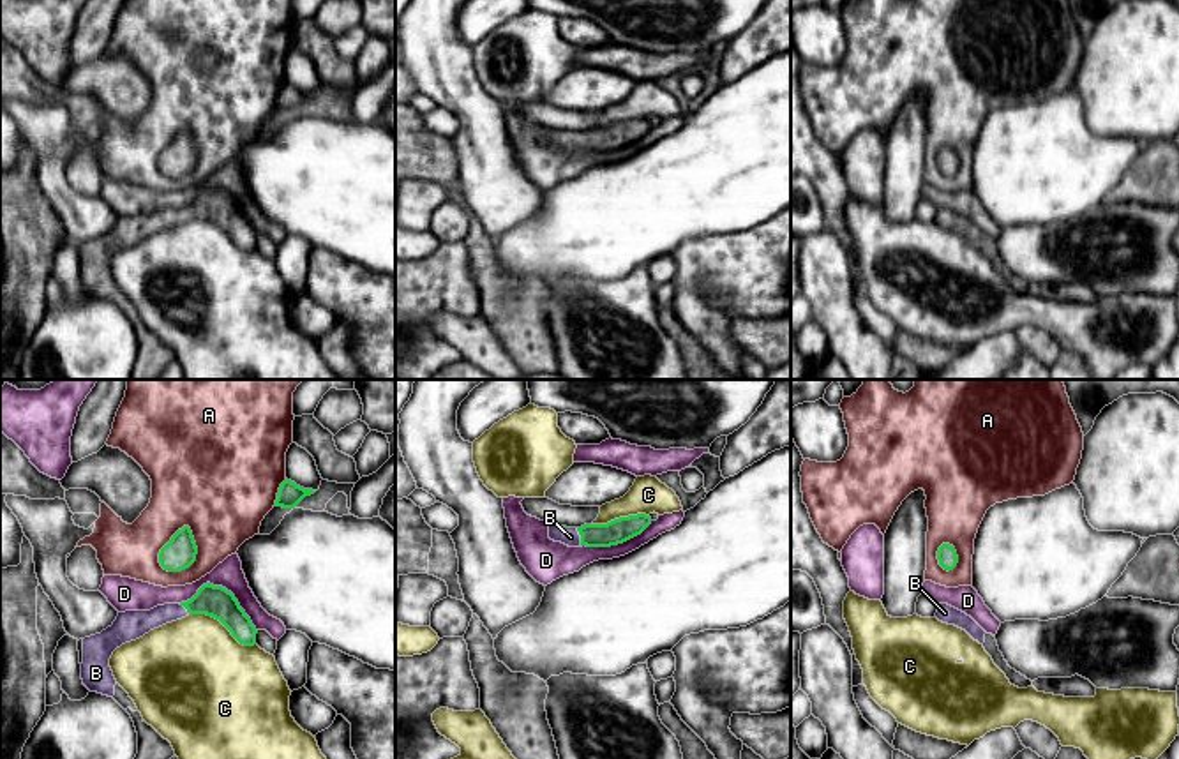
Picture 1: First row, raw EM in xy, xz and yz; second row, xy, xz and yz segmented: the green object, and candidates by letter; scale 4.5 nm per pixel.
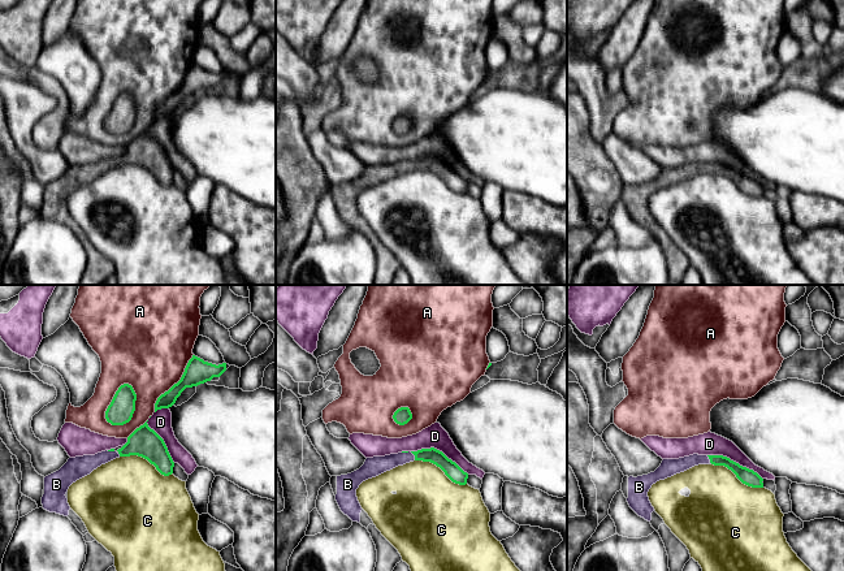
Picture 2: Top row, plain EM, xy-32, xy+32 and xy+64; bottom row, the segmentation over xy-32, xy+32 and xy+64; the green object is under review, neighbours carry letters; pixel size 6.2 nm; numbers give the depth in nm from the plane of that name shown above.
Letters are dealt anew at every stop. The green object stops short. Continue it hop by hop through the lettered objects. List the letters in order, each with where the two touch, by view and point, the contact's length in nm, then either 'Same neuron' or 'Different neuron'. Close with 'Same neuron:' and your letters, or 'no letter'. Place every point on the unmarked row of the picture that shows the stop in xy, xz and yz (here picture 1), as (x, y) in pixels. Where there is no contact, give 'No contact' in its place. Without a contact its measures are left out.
A: Touches green at xy (163, 152). Shared border 240 nm. Different neuron
B: Touches green at xz (581, 142). Shared border 90 nm. Same neuron
C: Touches green at xy (223, 228). Shared border 340 nm. Different neuron
D: Touches green at xy (225, 193). Shared border 380 nm. Different neuron
Same neuron: B

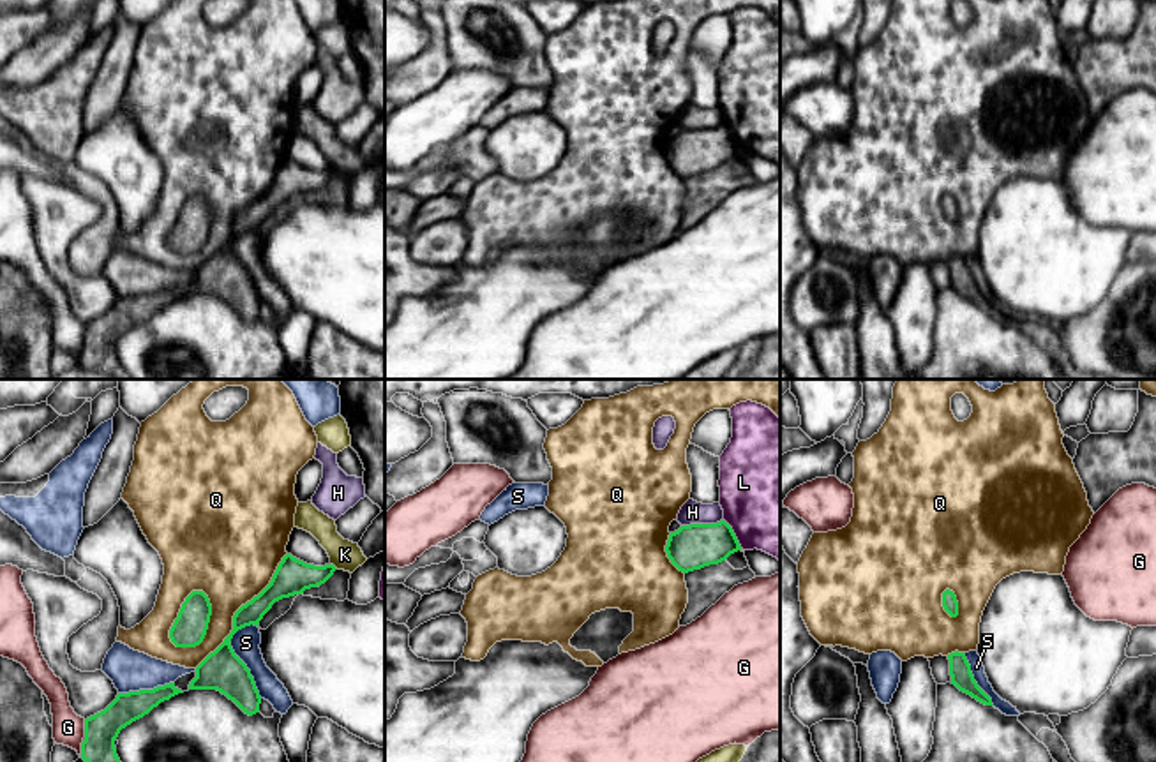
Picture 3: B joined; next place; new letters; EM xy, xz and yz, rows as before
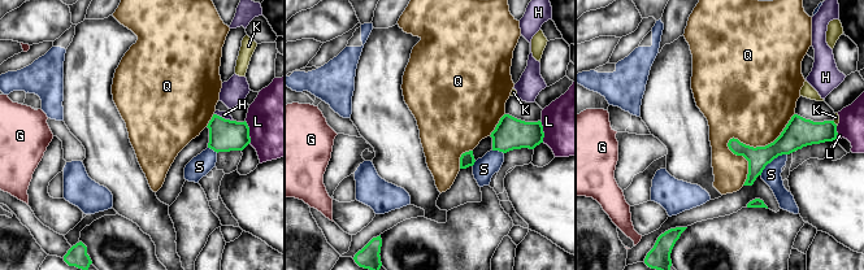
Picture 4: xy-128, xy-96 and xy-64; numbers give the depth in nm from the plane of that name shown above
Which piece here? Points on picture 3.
G: Touches green at xy (85, 334). Shared border 80 nm. Different neuron
H: Touches green at xz (701, 129). Shared border 190 nm. Different neuron
K: Touches green at xy (332, 170). Shared border 50 nm. Different neuron
L: Touches green at xz (733, 138). Shared border 160 nm. Different neuron
Q: Touches green at xy (179, 221). Shared border 300 nm. Different neuron
S: Touches green at xy (239, 263). Shared border 340 nm. Different neuron
Same neuron: no letter

